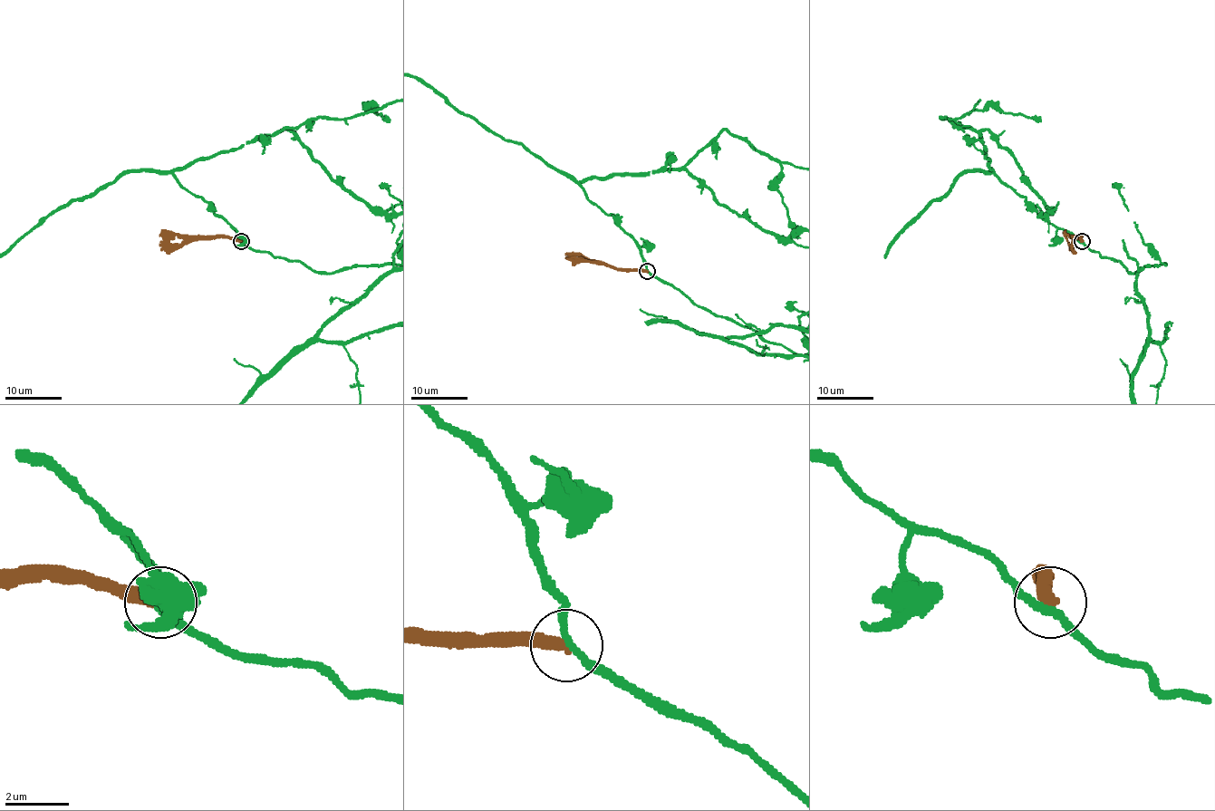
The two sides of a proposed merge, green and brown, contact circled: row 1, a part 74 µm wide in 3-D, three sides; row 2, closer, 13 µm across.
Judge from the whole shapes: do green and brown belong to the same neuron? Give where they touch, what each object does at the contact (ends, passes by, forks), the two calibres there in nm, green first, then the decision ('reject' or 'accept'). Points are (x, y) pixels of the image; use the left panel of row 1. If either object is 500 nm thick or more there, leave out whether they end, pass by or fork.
at (241, 241); green passes by; brown ends there; 240 nm thick on the green side, 380 nm on the other; reject

